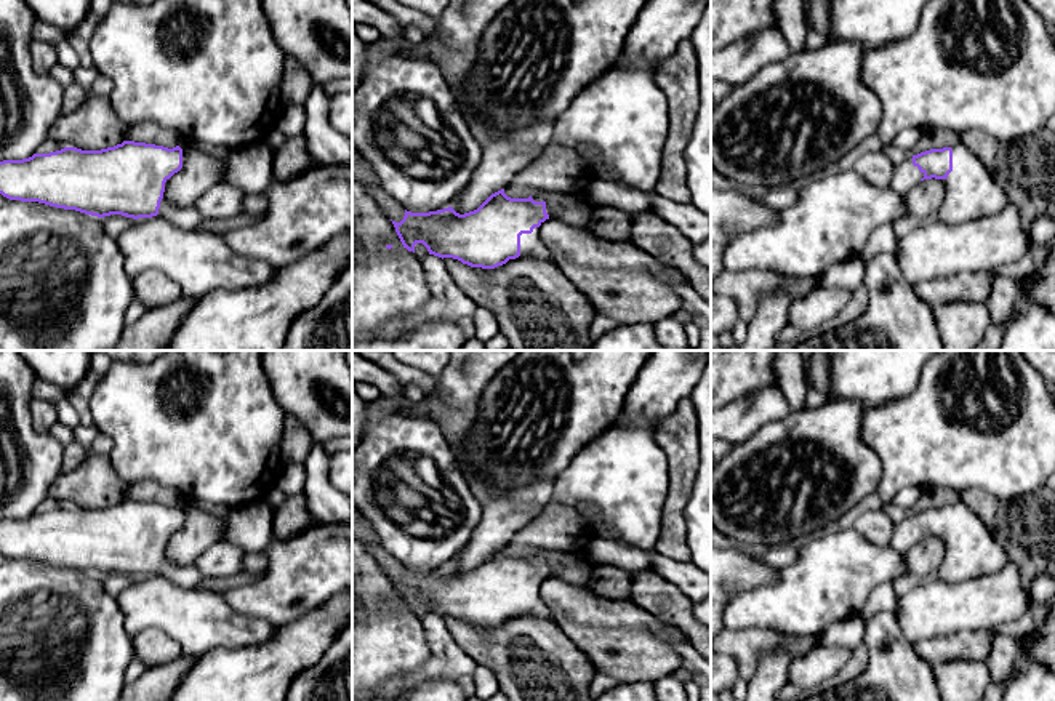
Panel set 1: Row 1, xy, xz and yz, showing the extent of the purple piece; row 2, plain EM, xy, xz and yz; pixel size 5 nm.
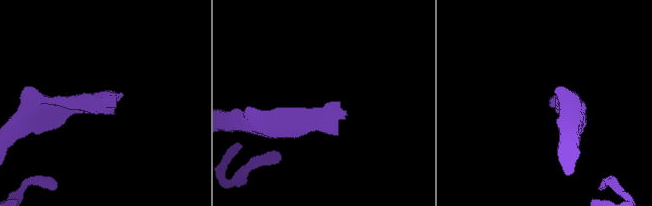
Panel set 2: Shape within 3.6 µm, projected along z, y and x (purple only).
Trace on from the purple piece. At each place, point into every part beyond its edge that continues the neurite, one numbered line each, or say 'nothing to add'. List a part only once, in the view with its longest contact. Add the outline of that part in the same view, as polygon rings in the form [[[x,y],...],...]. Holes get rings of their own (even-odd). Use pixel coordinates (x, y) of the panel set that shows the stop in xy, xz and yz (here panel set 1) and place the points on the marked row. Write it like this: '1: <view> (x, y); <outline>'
1: xz (530, 244); [[[535,227],[532,234],[520,235],[520,256],[554,261],[554,254],[540,238],[540,227]]]

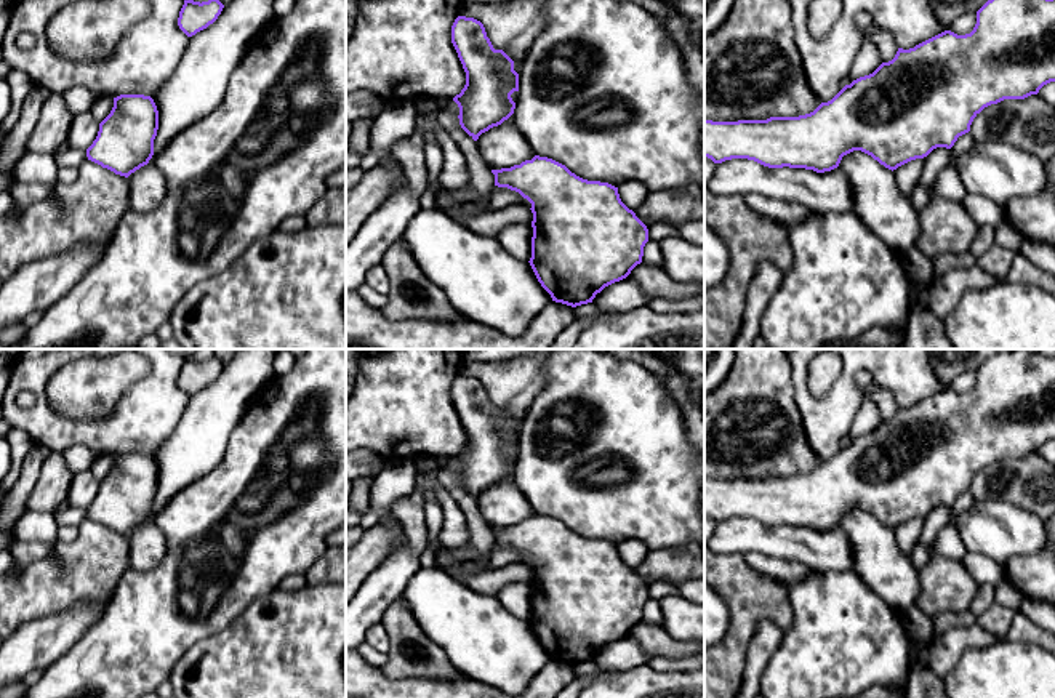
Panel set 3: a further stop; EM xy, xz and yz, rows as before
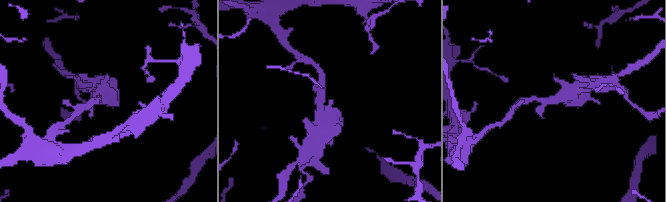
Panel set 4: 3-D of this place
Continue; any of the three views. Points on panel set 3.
nothing to add

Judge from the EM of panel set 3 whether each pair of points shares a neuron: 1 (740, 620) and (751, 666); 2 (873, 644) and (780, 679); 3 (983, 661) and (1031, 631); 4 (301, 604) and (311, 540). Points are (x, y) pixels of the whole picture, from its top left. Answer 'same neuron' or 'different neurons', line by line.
1: different neurons
2: same neuron
3: different neurons
4: different neurons

